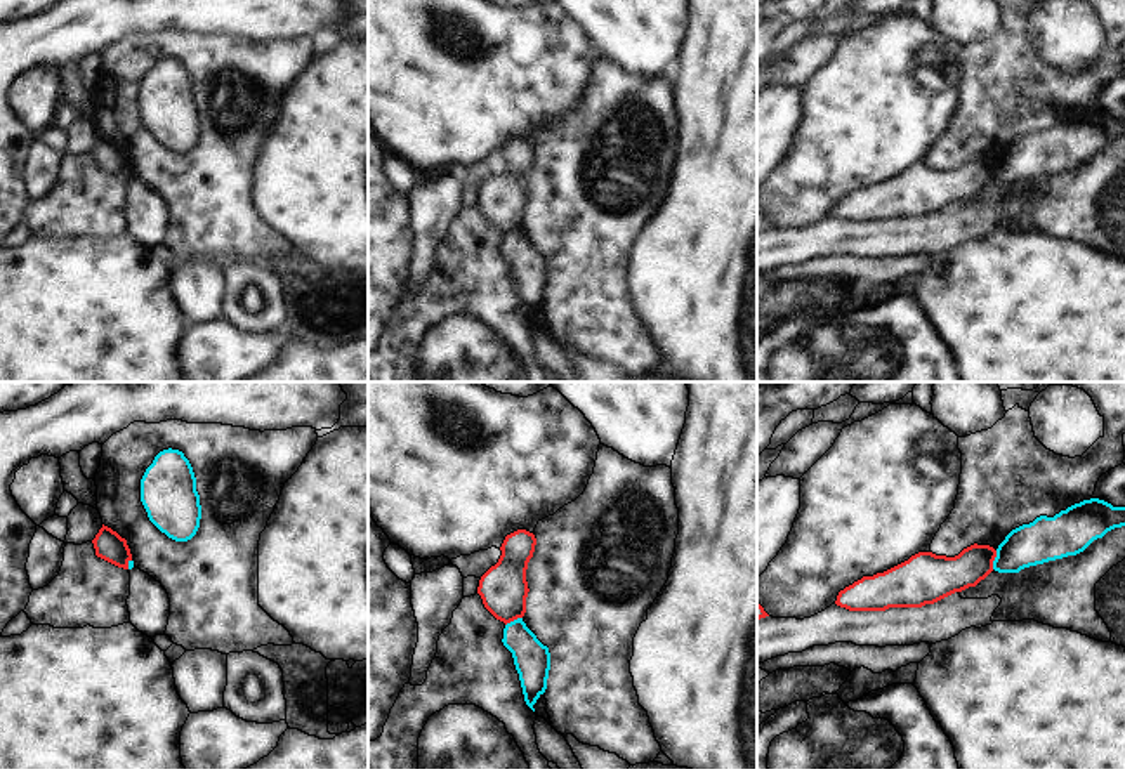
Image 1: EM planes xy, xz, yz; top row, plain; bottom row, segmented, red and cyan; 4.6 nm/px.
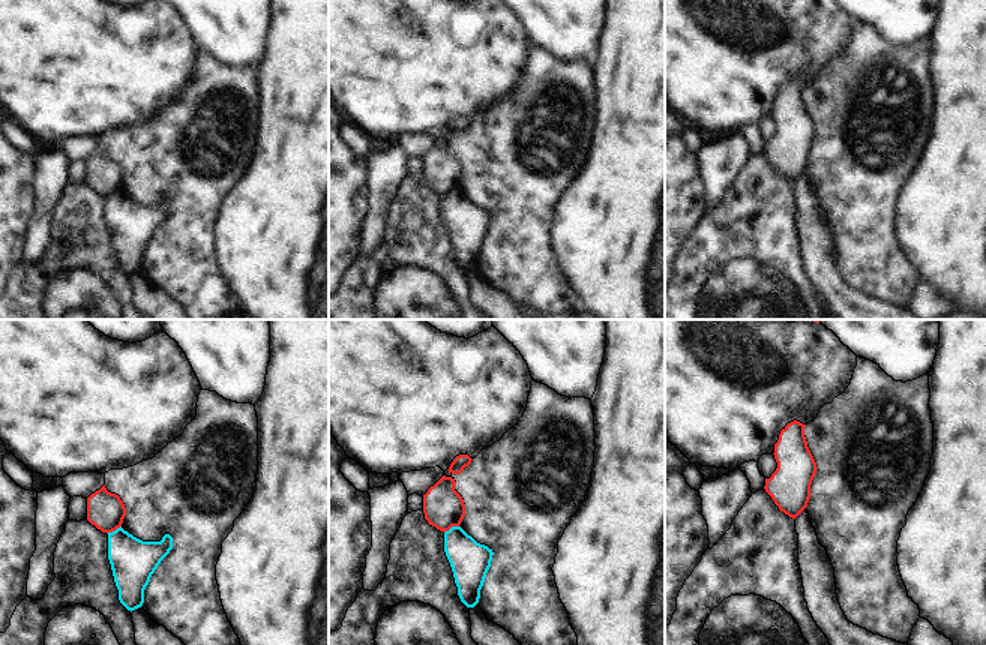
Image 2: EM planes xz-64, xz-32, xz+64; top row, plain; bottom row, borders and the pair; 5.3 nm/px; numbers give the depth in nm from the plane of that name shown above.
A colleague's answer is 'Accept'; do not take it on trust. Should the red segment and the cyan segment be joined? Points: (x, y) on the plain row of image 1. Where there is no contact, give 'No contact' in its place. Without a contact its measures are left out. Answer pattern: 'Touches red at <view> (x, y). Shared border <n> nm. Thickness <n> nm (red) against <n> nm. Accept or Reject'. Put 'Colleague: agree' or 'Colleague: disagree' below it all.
Touches red at yz (993, 170). Shared border 90 nm. Thickness 180 nm (red) against 200 nm. Reject.
Colleague: disagree

